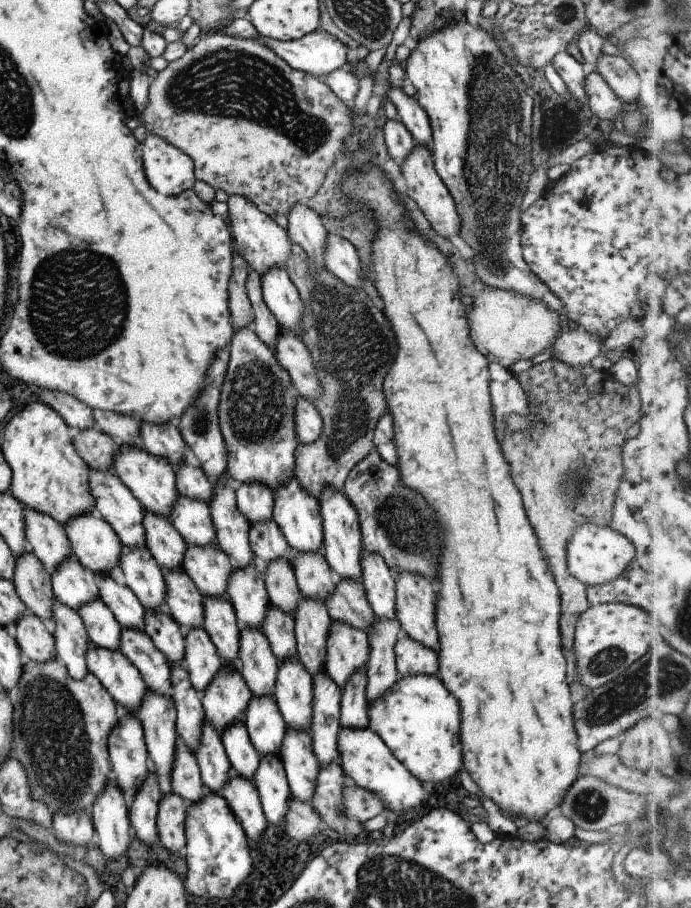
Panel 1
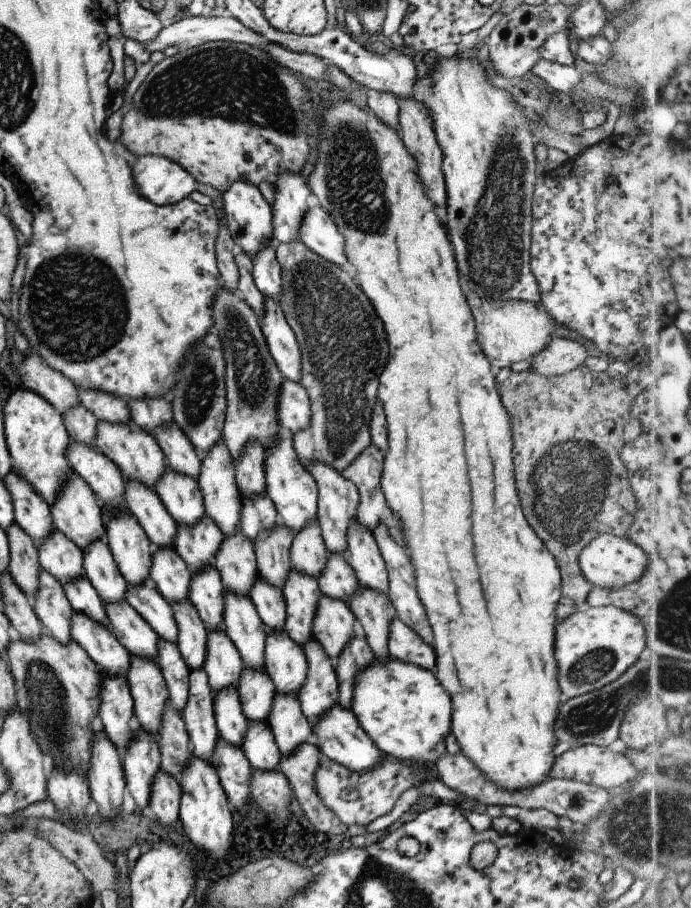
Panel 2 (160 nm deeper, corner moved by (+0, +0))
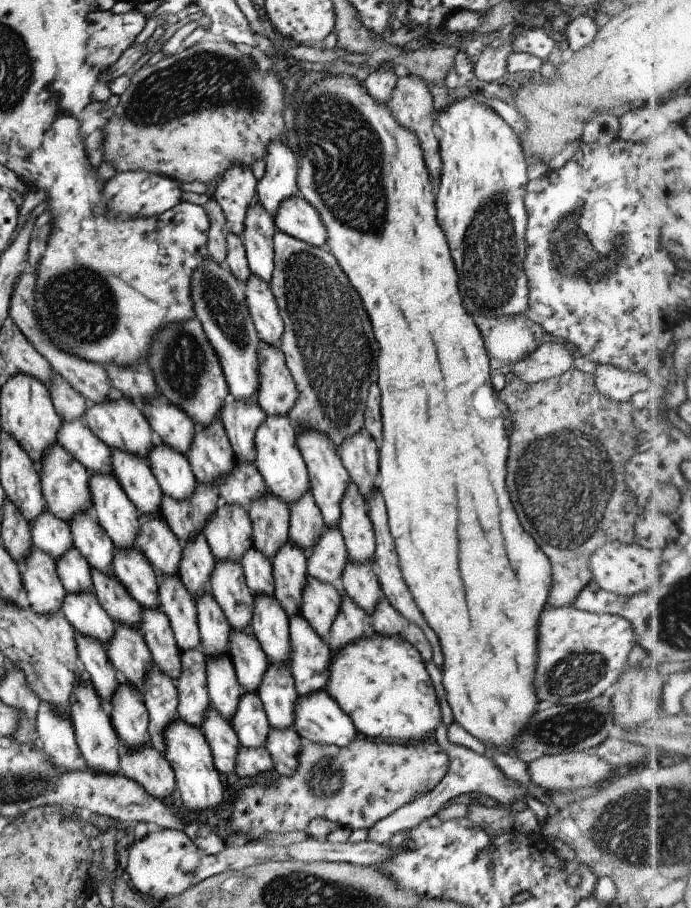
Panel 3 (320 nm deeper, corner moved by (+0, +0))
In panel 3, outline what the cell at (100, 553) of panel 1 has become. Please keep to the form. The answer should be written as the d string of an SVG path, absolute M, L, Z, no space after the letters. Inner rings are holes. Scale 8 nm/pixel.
M55 443L41 458L39 467L39 481L41 484L41 493L46 503L46 509L57 516L59 520L69 522L75 512L83 512L91 508L91 494L89 494L89 474L77 463L77 460L71 458L67 450L63 450L59 444Z

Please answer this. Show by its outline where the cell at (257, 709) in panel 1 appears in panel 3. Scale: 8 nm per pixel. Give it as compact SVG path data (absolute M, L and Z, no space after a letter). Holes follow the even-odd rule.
M230 630L227 651L241 690L257 694L257 688L268 666L267 658L257 640L249 631Z

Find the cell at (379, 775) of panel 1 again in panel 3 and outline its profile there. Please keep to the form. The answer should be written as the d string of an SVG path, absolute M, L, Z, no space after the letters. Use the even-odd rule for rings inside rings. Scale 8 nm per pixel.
M326 690L298 696L293 708L293 730L300 738L321 746L349 746L359 734L349 716Z

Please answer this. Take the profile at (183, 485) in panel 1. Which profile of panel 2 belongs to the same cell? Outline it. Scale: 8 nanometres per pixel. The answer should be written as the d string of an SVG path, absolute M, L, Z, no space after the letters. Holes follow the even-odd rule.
M171 420L168 425L156 426L153 435L165 454L167 468L196 480L201 457L174 421Z

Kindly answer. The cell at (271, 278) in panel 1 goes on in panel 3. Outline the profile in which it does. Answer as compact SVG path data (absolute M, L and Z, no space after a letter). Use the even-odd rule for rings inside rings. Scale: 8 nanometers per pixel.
M253 202L245 210L245 222L240 240L245 250L245 259L249 271L269 284L273 274L272 239L276 227L263 206Z

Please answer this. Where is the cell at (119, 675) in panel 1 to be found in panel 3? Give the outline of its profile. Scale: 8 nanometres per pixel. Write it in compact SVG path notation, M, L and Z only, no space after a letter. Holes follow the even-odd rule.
M66 594L59 611L74 632L85 638L97 640L99 646L107 646L115 632L115 623L99 606L95 594Z

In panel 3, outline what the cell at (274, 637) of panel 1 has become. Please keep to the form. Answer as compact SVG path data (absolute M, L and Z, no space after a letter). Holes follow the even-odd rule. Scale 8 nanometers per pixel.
M251 547L243 552L239 564L243 580L245 580L244 584L249 588L249 592L253 597L261 596L263 598L263 596L269 596L269 598L274 598L272 565L269 558L265 558L259 550Z

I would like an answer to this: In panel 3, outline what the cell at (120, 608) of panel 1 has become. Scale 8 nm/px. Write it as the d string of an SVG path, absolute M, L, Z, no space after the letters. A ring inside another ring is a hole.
M91 508L75 512L68 526L73 547L83 556L87 566L101 574L112 574L113 544L97 524L95 512Z

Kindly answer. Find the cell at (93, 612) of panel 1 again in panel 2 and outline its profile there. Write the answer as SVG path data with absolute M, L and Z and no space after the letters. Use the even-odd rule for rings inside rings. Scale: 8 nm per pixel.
M86 576L67 581L62 584L62 589L73 611L86 614L89 619L107 626L104 602Z

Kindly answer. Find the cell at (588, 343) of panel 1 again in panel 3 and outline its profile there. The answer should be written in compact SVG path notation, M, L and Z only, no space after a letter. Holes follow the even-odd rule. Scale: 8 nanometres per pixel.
M542 342L537 350L515 362L511 371L526 384L561 376L573 367L577 355L557 342Z

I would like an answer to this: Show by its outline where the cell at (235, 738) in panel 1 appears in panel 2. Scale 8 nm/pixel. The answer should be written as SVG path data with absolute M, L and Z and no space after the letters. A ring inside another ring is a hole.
M225 687L218 690L212 695L212 707L218 736L240 748L246 731L247 718L243 714L236 689Z

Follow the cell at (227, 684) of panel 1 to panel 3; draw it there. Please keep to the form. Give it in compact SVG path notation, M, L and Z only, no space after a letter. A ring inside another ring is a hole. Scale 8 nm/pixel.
M209 590L194 600L201 652L205 658L225 656L229 648L230 626Z

